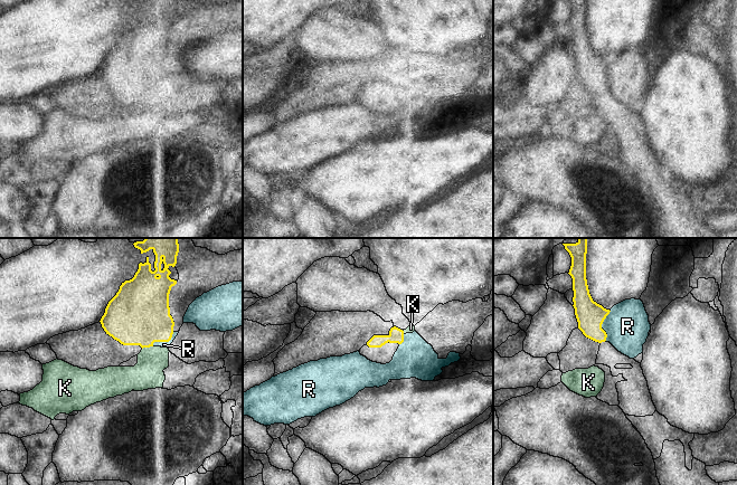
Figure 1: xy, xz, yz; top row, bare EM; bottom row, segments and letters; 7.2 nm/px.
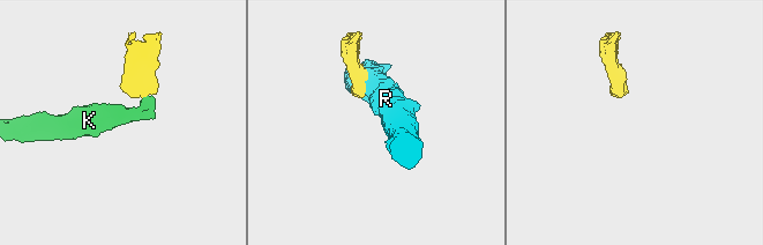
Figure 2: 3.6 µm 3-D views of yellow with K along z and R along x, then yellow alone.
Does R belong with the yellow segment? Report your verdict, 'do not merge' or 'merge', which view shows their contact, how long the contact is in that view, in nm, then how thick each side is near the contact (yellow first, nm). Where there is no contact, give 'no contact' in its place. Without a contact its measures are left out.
do not merge; meets yellow in yz; contact 220 nm long; 200 nm thick on the yellow side, 320 nm on the other

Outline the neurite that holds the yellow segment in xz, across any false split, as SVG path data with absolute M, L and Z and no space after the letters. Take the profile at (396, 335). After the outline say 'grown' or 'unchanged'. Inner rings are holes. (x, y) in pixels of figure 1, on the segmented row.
M394 326L388 335L374 335L359 352L372 362L386 364L393 360L395 352L403 342L404 331Z | grown

